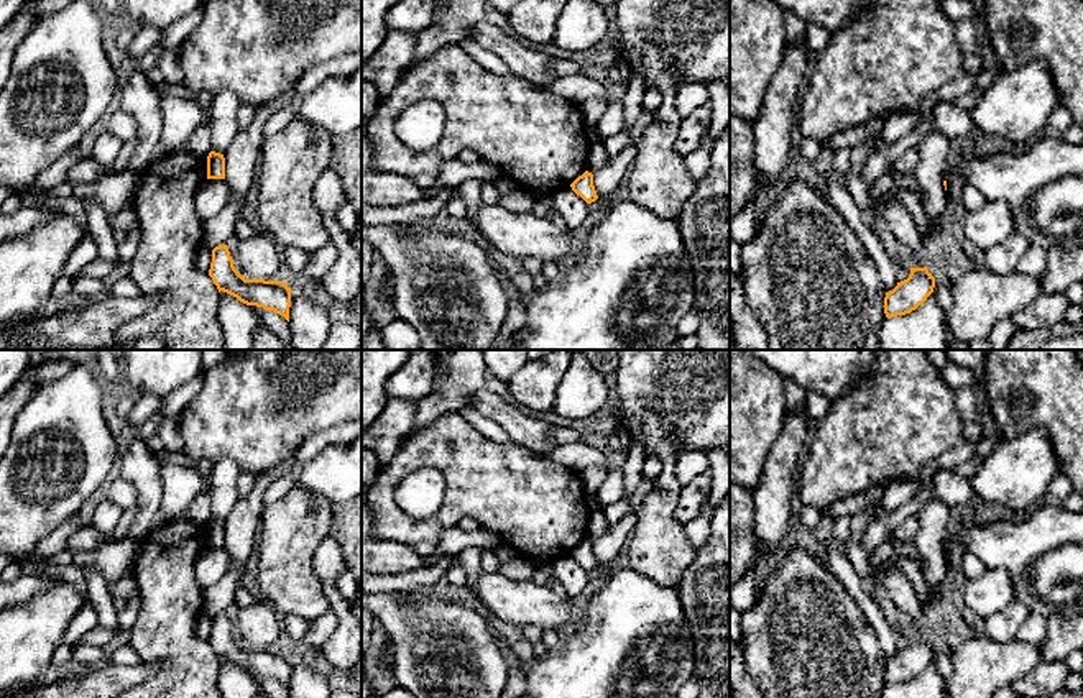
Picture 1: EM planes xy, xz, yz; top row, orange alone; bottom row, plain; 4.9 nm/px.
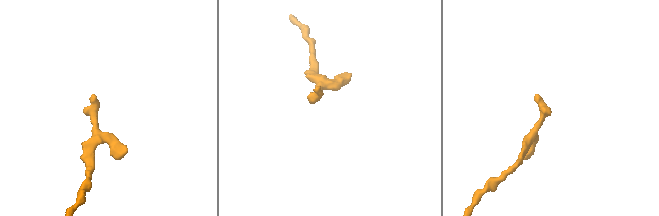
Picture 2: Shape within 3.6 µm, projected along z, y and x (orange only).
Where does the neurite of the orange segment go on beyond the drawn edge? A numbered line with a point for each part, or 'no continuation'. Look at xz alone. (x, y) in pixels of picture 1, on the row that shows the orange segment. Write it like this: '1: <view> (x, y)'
no continuation

